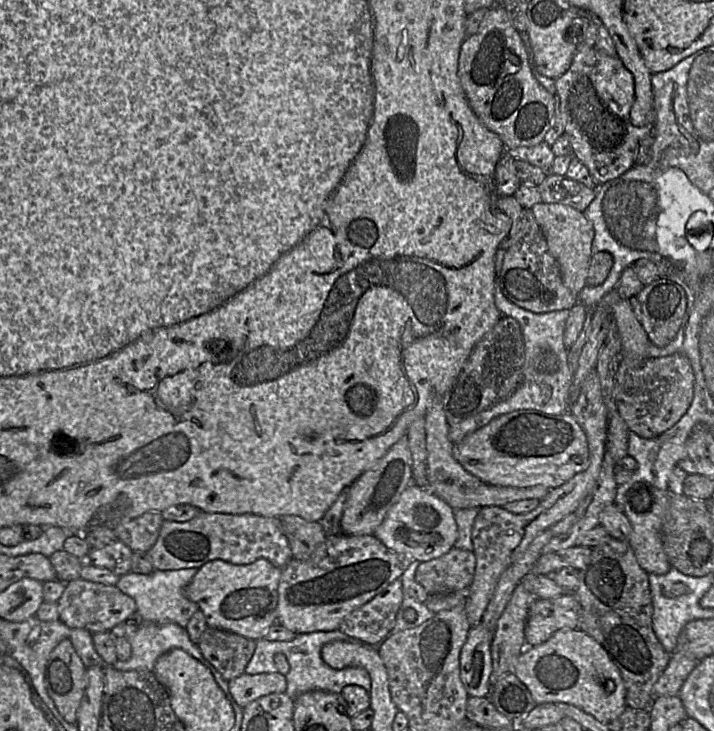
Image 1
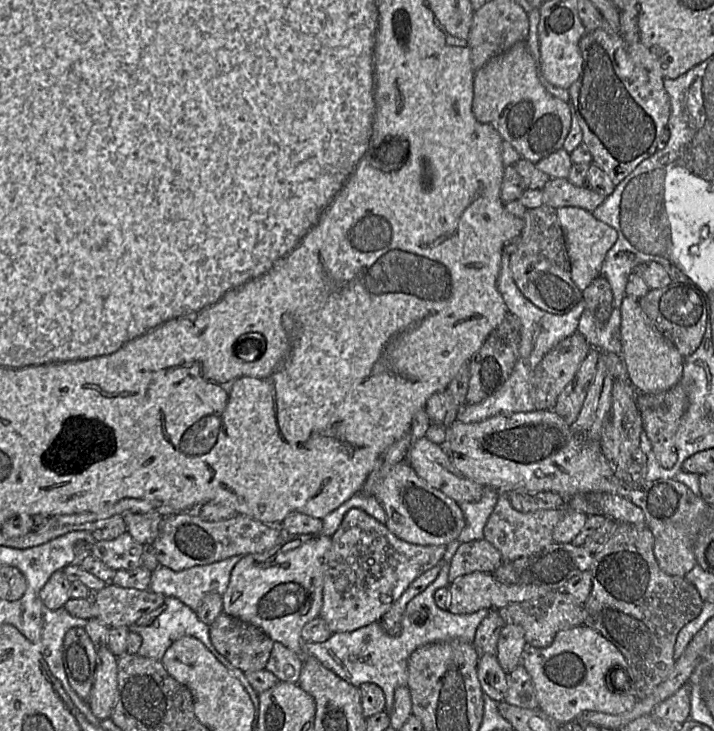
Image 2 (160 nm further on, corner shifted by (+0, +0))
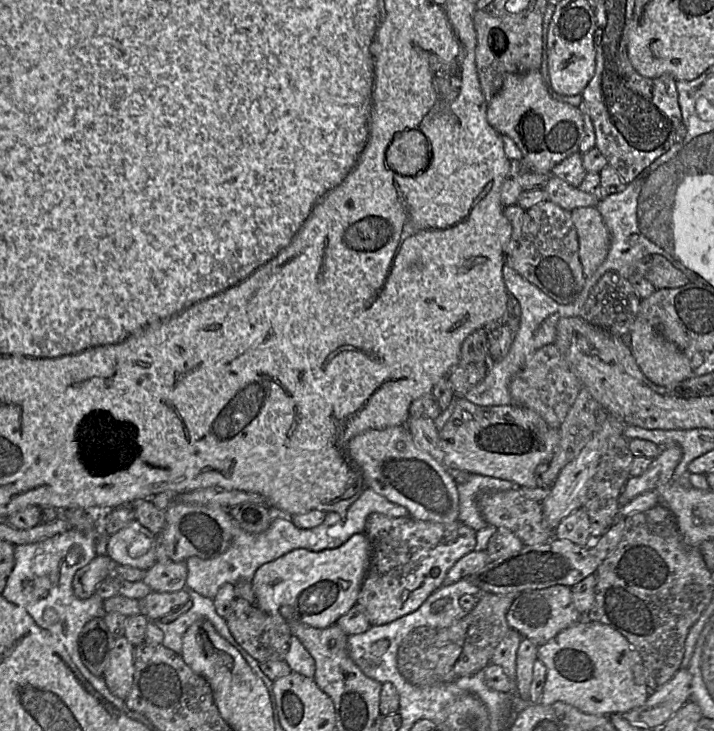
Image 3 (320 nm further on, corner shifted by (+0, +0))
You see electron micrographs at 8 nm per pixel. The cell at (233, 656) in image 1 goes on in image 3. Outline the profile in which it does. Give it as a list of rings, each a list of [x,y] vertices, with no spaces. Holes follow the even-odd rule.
[[[237,597],[234,599],[225,620],[235,642],[259,663],[284,660],[292,635],[288,622]]]

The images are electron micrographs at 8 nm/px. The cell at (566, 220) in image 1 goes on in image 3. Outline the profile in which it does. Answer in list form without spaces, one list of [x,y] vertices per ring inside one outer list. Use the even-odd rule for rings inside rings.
[[[581,207],[571,211],[579,240],[579,259],[586,277],[591,276],[605,261],[610,234],[597,207]]]

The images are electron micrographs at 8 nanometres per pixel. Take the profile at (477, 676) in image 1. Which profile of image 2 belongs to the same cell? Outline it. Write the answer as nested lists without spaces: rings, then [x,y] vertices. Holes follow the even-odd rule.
[[[480,654],[477,675],[483,693],[498,702],[502,702],[508,688],[507,673],[495,655]]]

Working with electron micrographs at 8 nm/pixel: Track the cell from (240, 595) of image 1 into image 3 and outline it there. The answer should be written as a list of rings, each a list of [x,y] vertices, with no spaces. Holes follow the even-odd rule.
[[[364,533],[351,536],[337,548],[322,551],[295,549],[262,565],[252,578],[255,605],[288,623],[326,628],[354,605],[371,561],[371,543]]]

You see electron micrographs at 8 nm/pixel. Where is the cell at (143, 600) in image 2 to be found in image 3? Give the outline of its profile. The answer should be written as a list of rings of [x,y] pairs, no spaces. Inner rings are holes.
[[[188,589],[178,592],[153,591],[139,600],[142,615],[150,621],[157,621],[165,615],[177,613],[190,600]]]

